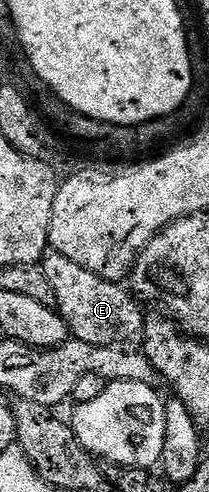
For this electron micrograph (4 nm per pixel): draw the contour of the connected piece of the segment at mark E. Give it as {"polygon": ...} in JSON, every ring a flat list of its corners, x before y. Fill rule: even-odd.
{"polygon":[[51,248,41,259,40,265,50,282,53,299,56,298,57,311,75,339,92,344,111,342,115,346,141,341,146,314,140,311,141,303,127,289,123,290,123,285,107,281]]}

